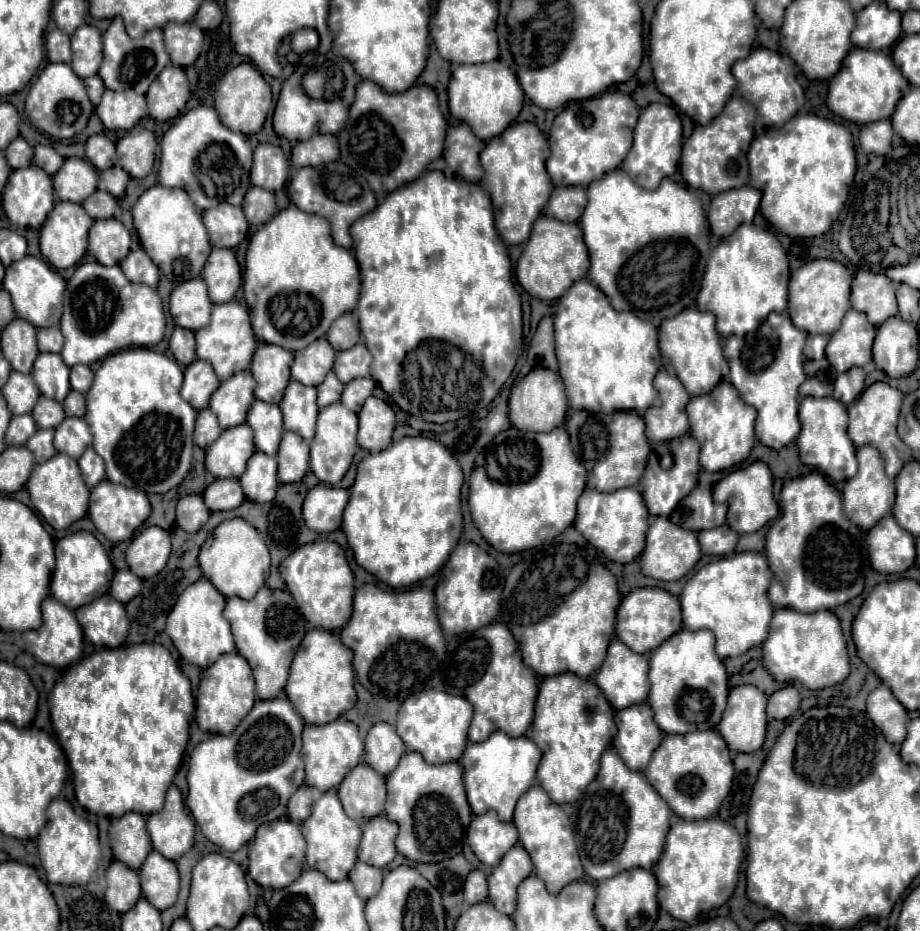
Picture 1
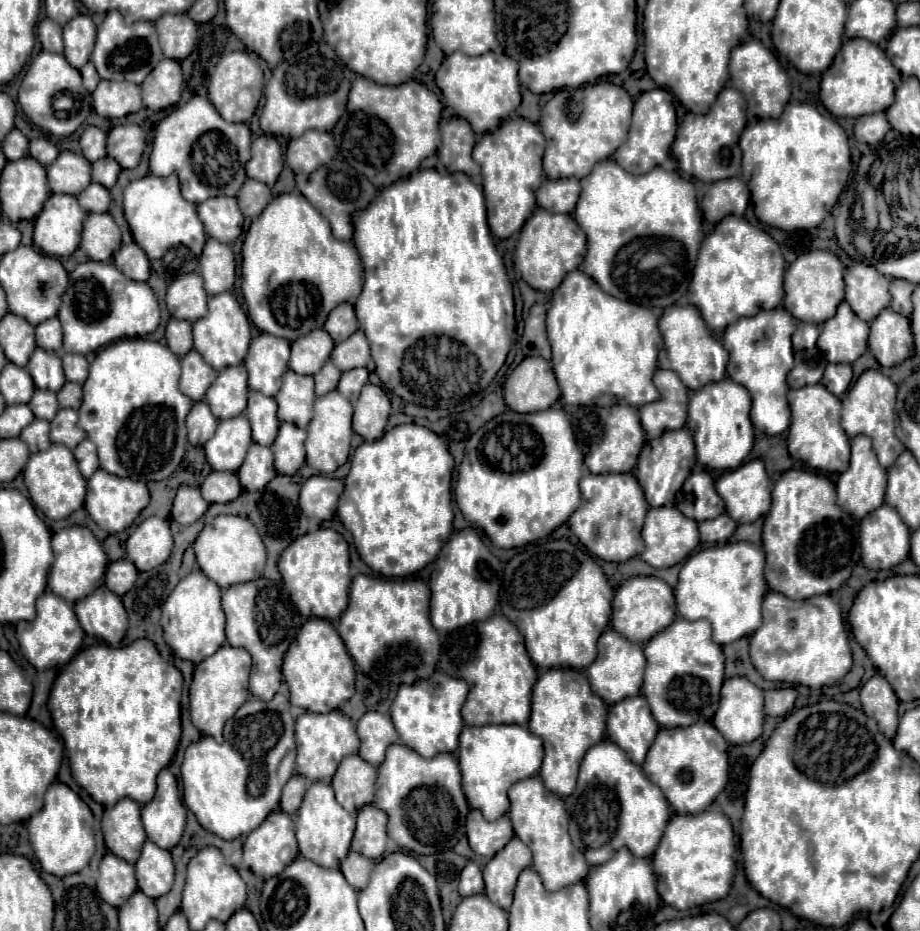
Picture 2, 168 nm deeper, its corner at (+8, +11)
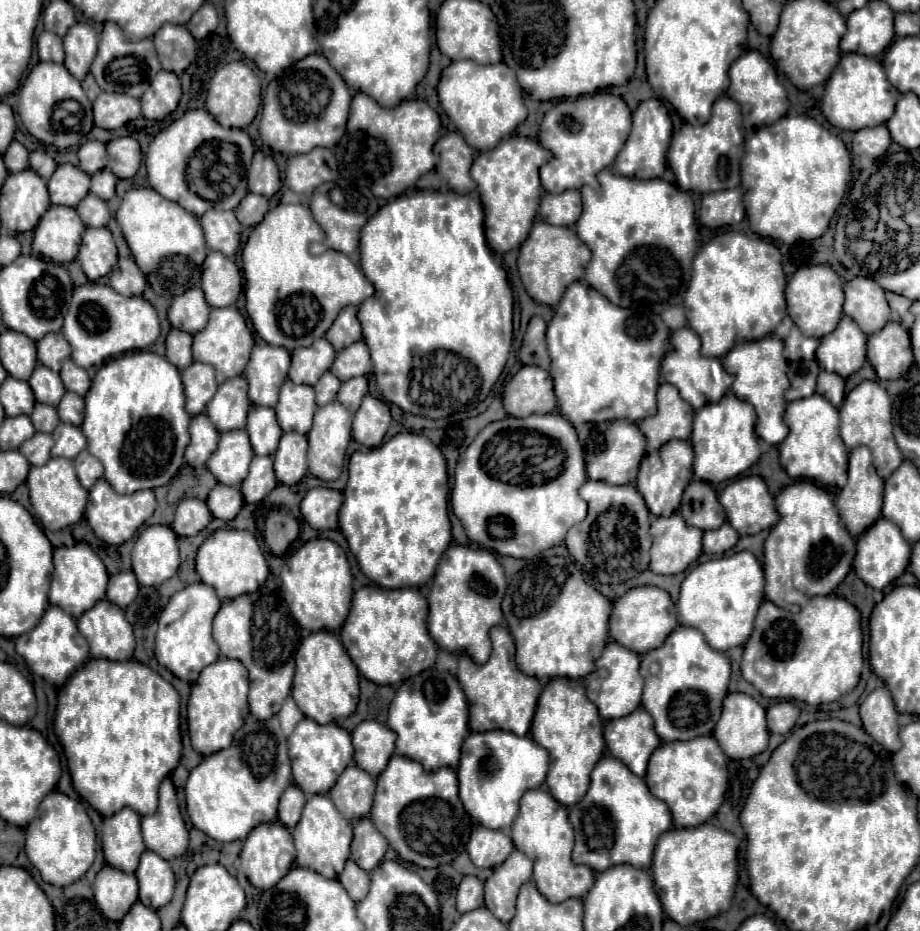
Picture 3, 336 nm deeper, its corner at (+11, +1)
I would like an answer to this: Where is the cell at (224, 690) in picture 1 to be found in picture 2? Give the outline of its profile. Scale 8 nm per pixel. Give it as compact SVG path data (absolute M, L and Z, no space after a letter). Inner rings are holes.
M229 644L221 646L211 658L205 658L199 666L195 666L193 682L189 688L189 712L191 722L201 734L211 736L215 740L223 740L225 722L239 710L239 706L249 698L247 680L249 680L251 656L243 648L233 648Z

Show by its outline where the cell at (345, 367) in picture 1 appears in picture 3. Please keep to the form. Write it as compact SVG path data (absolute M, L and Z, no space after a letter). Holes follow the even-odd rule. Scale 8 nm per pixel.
M358 340L356 344L340 350L336 354L336 360L330 372L342 382L356 376L368 376L372 372L372 362L370 362L370 352L364 340Z

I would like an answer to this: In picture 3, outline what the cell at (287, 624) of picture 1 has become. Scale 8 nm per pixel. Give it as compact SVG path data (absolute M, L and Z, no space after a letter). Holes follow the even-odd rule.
M258 590L236 600L226 600L214 618L214 640L222 656L236 658L248 668L248 704L252 716L256 720L268 720L278 714L292 688L294 654L302 640L302 630L292 618L284 598L272 590Z

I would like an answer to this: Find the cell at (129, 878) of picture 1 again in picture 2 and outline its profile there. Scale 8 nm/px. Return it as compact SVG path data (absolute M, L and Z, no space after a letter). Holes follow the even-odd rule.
M107 852L99 864L99 878L97 878L97 892L99 896L119 908L127 898L137 890L135 866L127 860Z

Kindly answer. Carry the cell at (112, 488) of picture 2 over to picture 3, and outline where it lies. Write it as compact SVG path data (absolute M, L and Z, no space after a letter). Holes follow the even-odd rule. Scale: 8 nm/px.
M100 478L90 490L86 520L98 538L102 538L106 544L118 546L134 536L134 532L152 516L154 508L156 508L156 498L152 490L140 490L134 494L118 494L112 490L112 486L104 478Z

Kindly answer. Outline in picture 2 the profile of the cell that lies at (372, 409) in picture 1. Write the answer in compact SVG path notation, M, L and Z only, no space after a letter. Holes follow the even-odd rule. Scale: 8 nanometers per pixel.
M367 384L355 404L353 430L365 440L377 440L385 432L391 402L381 386Z

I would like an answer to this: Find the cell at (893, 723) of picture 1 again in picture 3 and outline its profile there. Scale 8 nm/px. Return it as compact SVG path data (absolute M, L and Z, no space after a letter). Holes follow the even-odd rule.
M876 688L868 694L868 698L860 704L860 718L864 730L888 752L896 752L900 748L898 712L886 688Z

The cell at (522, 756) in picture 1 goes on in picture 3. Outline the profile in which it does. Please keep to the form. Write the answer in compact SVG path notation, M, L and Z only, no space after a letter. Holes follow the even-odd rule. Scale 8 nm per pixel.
M472 732L464 740L462 758L458 766L460 800L470 818L486 828L510 828L518 814L520 796L526 790L540 788L548 772L548 752L540 748L530 736L516 736L512 732Z

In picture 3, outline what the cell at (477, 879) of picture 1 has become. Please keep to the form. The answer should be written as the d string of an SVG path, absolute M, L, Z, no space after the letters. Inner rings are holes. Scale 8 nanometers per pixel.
M464 876L464 880L458 886L456 906L460 914L484 906L484 884L476 876Z

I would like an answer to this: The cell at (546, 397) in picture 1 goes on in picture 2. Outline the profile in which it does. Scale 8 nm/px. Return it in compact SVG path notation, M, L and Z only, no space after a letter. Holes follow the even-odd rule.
M541 356L525 358L505 380L505 402L515 412L547 410L559 400L551 364Z

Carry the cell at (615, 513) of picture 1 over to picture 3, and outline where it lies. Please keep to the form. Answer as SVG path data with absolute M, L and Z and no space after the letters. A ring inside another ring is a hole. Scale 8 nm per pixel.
M588 480L580 488L580 496L588 502L588 516L572 526L566 536L568 552L602 584L620 584L648 568L650 538L648 538L648 508L634 484L612 486Z

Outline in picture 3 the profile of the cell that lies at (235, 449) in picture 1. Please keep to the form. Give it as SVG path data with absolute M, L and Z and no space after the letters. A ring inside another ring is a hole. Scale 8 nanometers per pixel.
M246 430L222 432L218 448L210 456L206 468L214 474L220 484L240 486L244 476L248 474L248 464L252 456L254 452Z

